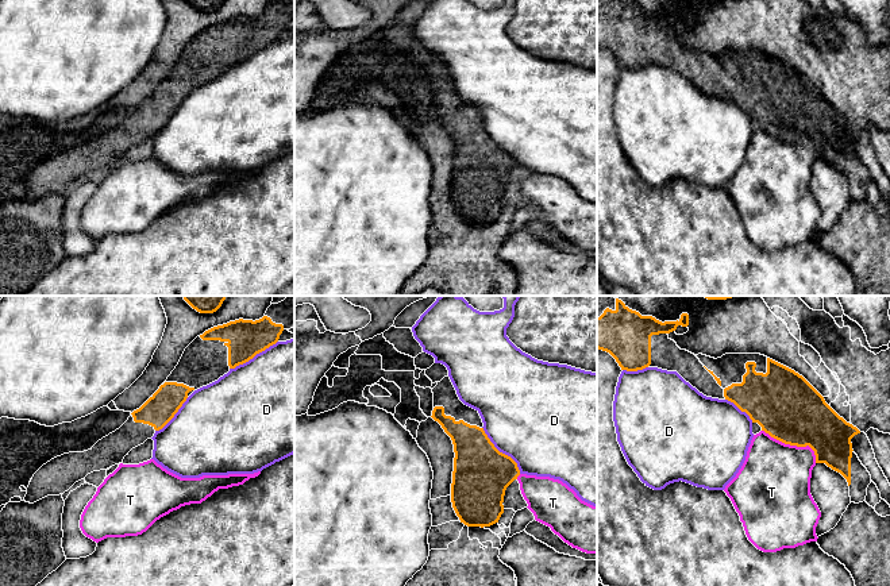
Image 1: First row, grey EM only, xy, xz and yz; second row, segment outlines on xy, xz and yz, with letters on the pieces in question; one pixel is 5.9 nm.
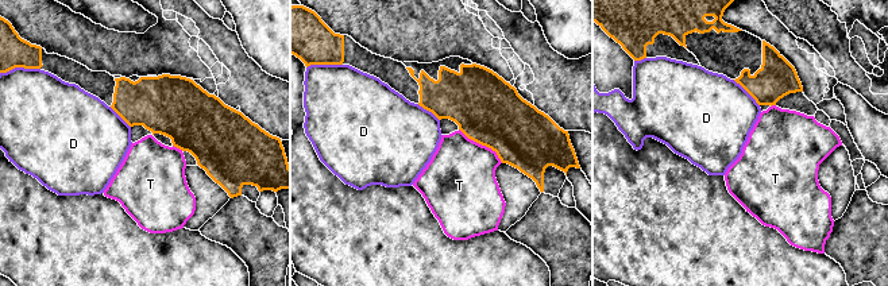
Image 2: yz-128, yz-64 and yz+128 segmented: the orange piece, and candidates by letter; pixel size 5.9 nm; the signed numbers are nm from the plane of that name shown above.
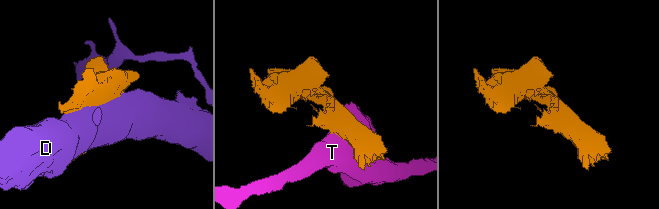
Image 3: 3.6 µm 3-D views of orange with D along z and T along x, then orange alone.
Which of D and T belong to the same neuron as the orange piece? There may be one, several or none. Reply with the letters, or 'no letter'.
no letter

